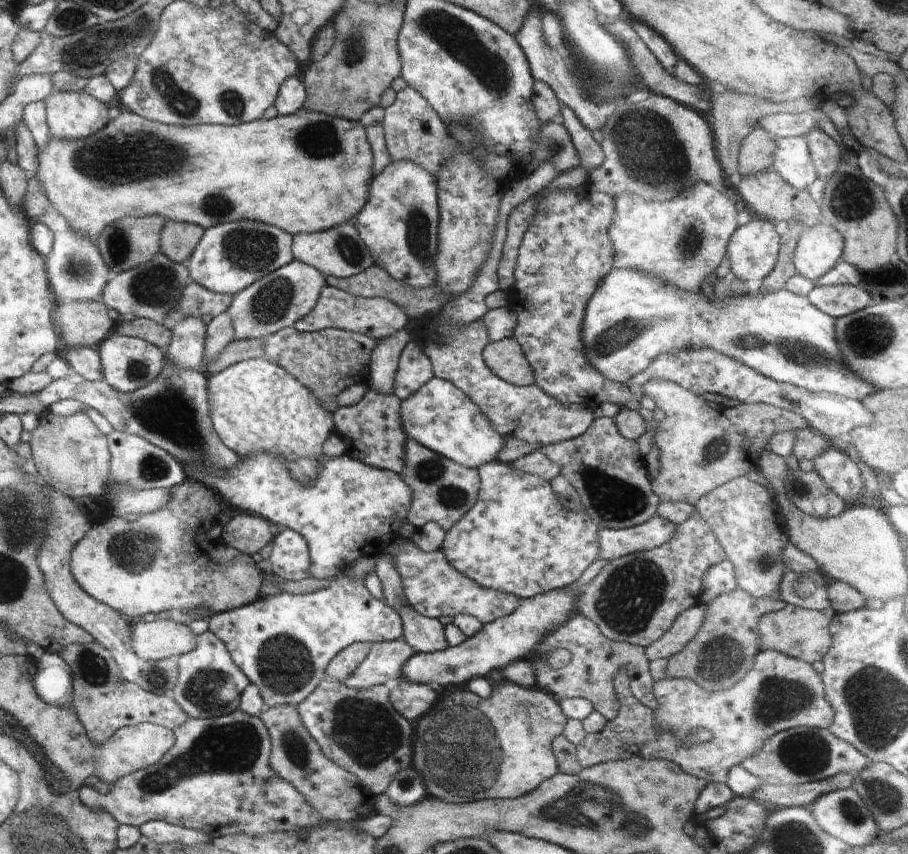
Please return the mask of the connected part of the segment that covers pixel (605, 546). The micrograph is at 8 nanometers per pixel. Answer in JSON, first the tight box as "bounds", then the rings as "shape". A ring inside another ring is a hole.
{"bounds":[600,515,676,560],"shape":[[[655,515],[645,523],[625,529],[600,529],[600,560],[652,550],[661,544],[666,544],[676,532],[676,524],[662,520]]]}

